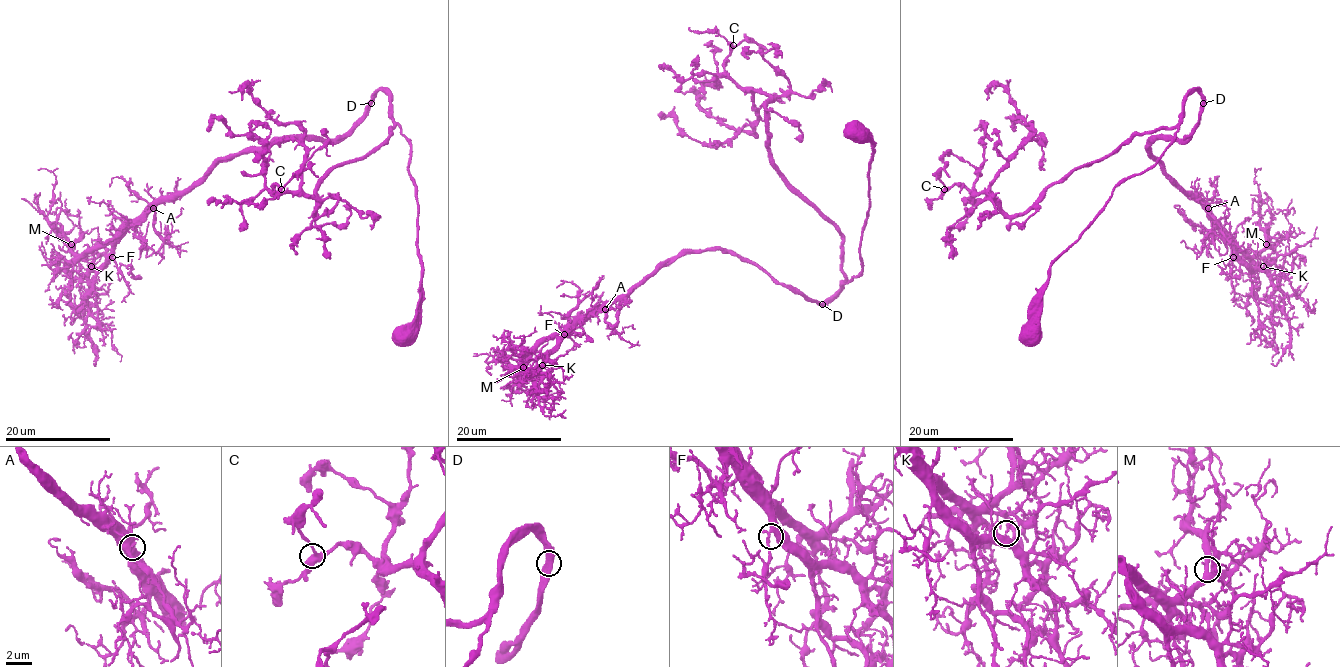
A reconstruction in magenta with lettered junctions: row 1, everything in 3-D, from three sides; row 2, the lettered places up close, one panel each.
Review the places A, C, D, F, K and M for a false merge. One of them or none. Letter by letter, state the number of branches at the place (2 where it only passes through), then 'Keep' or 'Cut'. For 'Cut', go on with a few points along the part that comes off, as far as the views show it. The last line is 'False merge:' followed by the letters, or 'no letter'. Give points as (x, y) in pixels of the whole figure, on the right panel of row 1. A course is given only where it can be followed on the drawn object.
A: Branches: 2. Keep
C: Branches: 3. Keep
D: Branches: 2. Keep
F: Branches: 3. Keep
K: Branches: 3. Keep
M: Branches: 5. Keep
False merge: no letter

